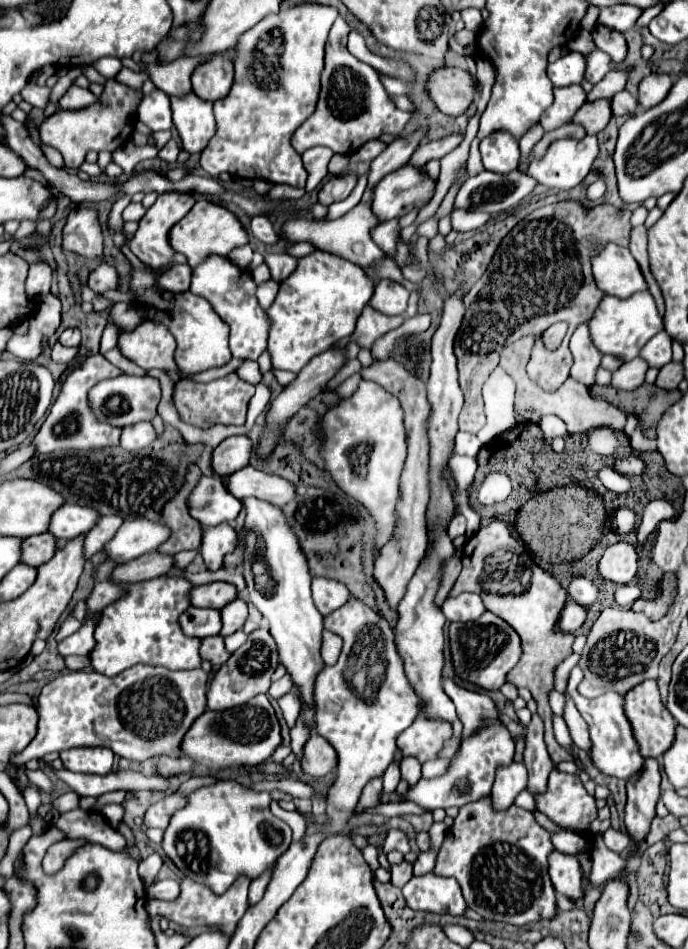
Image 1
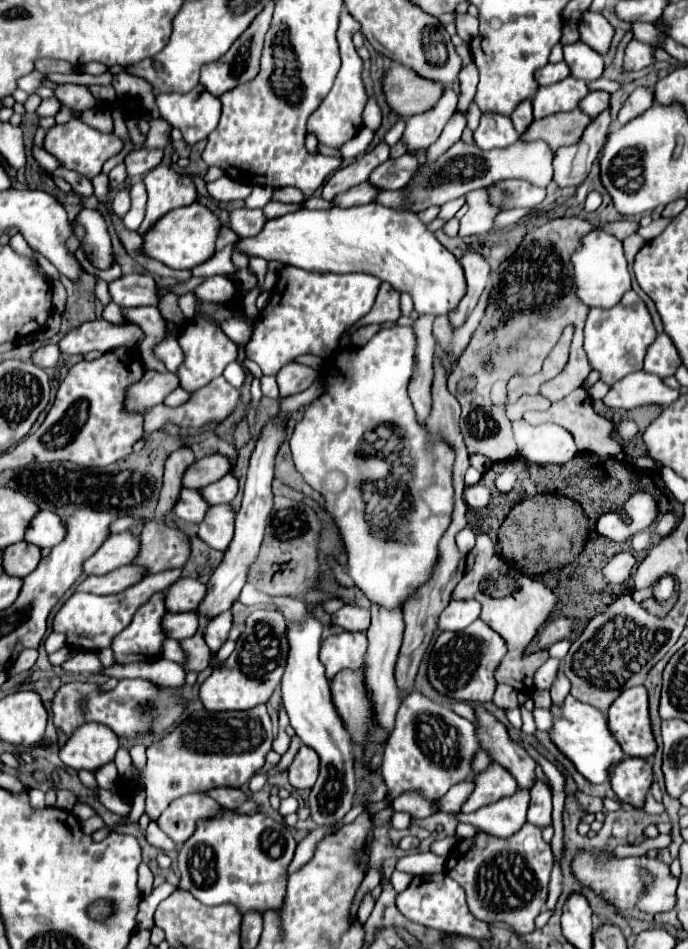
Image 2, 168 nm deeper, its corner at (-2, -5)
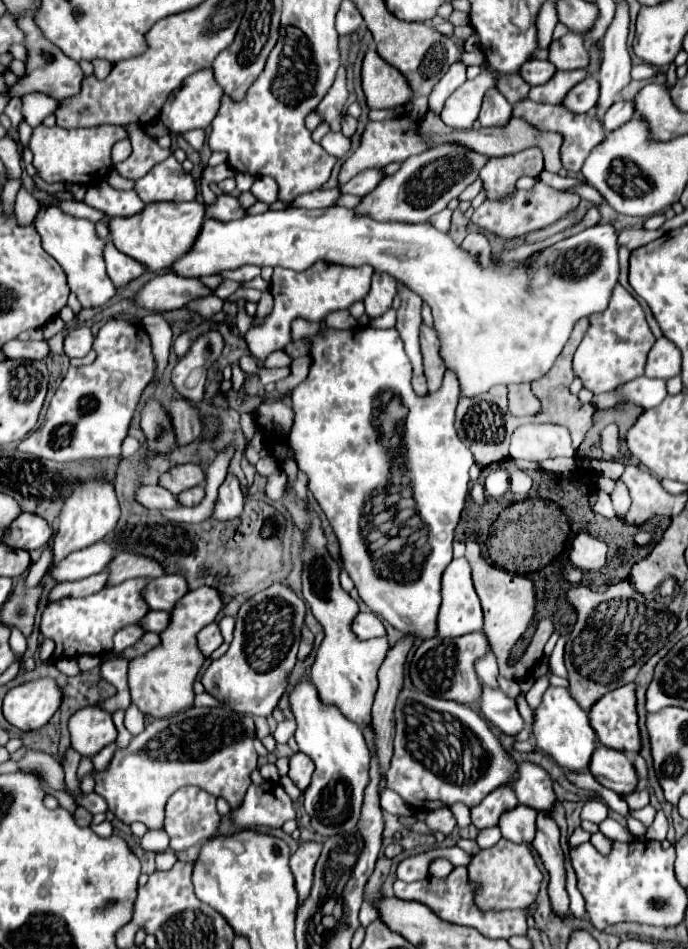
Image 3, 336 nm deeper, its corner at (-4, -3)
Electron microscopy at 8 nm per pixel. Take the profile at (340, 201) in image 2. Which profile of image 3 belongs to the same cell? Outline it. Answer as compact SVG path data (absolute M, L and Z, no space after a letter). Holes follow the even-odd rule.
M339 188L315 190L315 192L309 192L309 194L297 196L291 202L291 206L293 208L329 208L329 206L335 206L339 198L343 198L343 192L339 192Z

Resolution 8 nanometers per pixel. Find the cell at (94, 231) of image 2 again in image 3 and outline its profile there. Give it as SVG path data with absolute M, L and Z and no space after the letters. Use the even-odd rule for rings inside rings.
M111 240L103 248L103 260L107 264L109 278L117 288L125 286L127 282L131 282L133 278L139 278L145 272L143 264L139 264L137 260L131 260L123 252L117 252L117 248L115 248L115 244L111 244Z

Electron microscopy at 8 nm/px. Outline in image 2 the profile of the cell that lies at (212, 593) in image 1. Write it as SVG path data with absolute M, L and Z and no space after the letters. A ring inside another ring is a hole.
M179 578L165 592L165 610L169 612L193 612L201 598L205 598L205 584L193 578Z

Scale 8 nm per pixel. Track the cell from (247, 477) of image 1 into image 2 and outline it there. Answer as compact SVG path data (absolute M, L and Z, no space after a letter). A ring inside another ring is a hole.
M225 474L223 478L219 478L217 482L213 482L211 486L205 486L199 490L203 500L209 504L223 504L223 502L231 502L237 494L237 478L233 474Z

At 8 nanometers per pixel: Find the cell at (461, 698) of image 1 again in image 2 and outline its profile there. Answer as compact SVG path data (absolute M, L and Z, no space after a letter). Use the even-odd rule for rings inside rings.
M477 704L471 706L477 712L477 734L481 748L489 750L495 762L513 774L519 790L531 790L537 778L535 760L531 760L531 756L517 742L509 738L505 726L497 718L493 718L483 706Z

